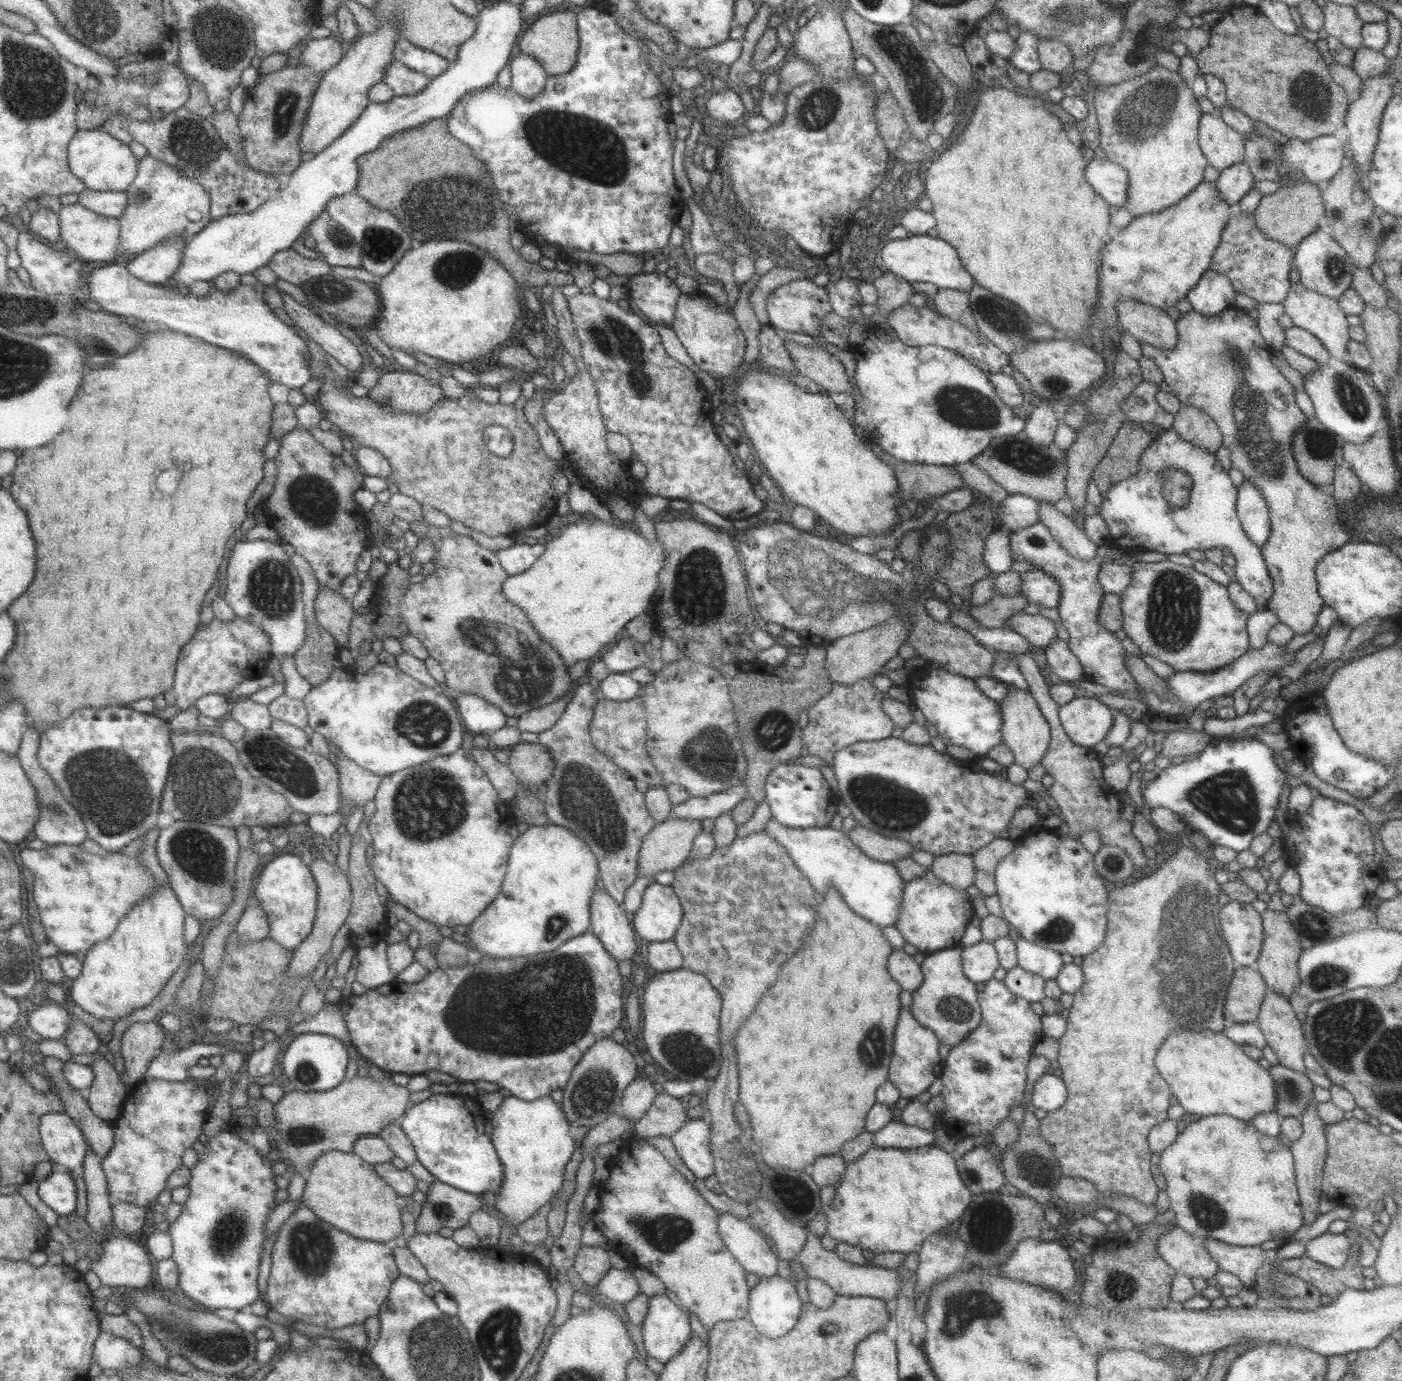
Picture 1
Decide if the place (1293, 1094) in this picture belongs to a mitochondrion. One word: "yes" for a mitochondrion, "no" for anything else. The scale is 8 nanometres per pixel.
yes

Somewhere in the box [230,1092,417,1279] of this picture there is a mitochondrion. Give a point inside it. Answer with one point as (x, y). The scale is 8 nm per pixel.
(304, 1135)

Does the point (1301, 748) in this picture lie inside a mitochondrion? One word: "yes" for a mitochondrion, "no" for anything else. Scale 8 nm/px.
no

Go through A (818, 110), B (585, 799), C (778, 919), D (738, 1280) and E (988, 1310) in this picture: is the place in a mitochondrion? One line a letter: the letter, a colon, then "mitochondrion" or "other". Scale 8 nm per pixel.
A: mitochondrion
B: mitochondrion
C: mitochondrion
D: other
E: mitochondrion

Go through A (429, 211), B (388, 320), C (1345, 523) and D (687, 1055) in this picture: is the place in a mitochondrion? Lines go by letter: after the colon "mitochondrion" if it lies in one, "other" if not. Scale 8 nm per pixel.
A: mitochondrion
B: other
C: other
D: mitochondrion

